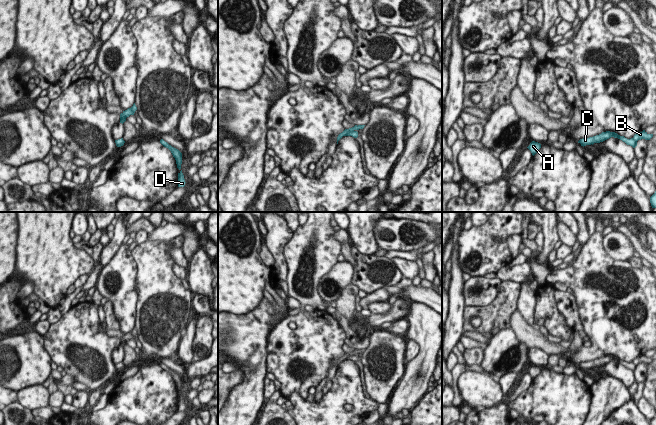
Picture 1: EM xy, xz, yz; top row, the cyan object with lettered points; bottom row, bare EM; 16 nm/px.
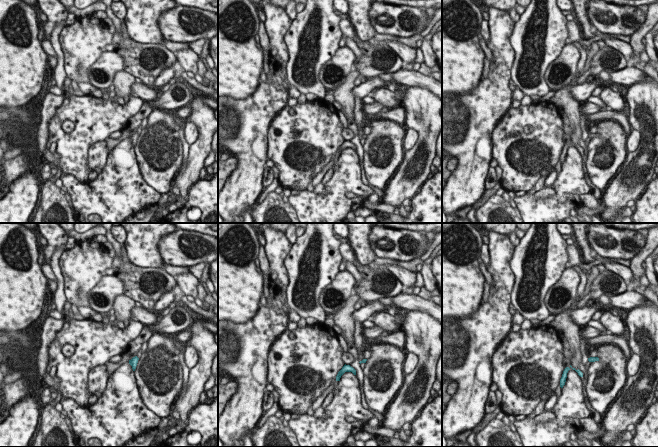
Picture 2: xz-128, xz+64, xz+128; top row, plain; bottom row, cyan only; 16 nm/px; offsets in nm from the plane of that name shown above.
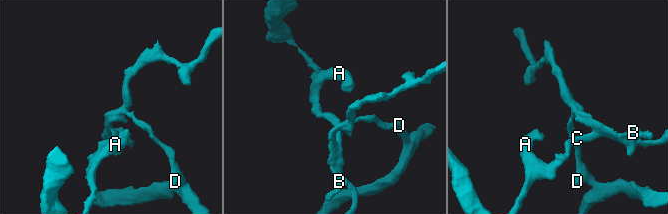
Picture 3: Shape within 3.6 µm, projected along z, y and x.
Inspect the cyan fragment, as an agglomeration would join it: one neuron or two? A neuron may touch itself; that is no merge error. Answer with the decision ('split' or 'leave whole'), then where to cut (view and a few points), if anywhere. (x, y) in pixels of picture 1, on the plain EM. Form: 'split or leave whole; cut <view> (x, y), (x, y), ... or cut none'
split; cut xz (354, 355), (345, 354), (343, 358), (338, 360)

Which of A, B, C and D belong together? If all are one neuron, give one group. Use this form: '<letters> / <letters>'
A B C / D

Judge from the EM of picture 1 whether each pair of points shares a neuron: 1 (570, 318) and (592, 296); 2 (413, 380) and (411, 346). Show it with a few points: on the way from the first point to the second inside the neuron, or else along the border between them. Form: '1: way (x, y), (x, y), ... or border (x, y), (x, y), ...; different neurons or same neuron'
1: border (574, 296), (574, 302), (583, 329); different neurons
2: border (410, 338), (418, 345), (419, 352), (406, 363); different neurons

